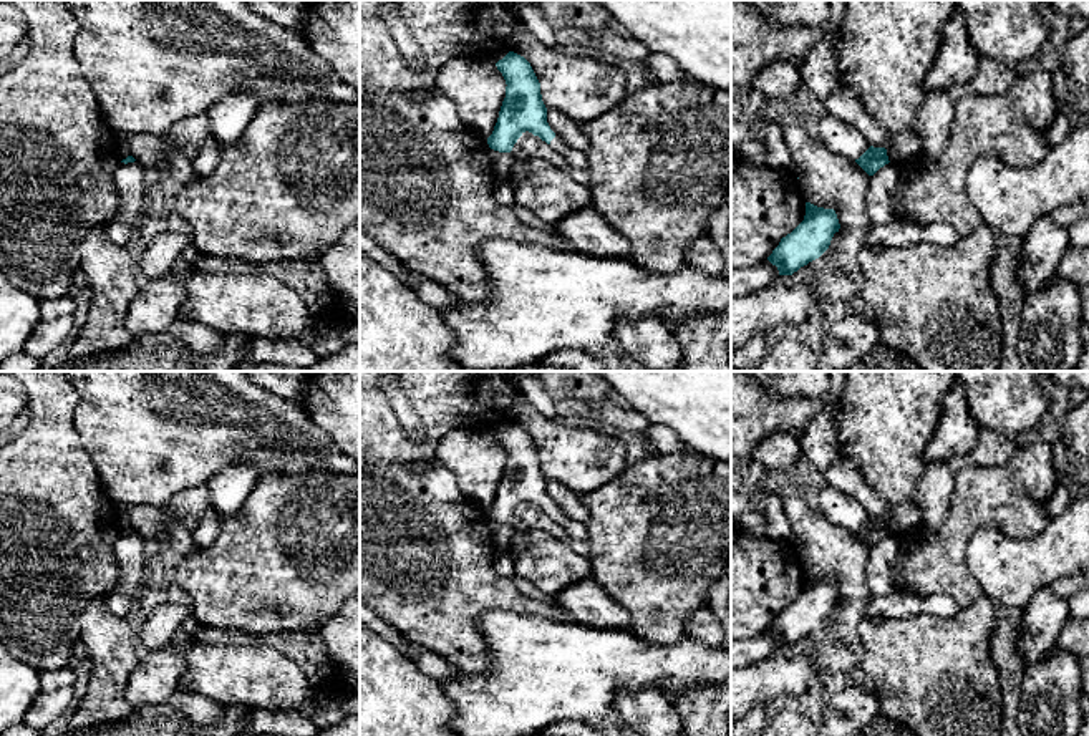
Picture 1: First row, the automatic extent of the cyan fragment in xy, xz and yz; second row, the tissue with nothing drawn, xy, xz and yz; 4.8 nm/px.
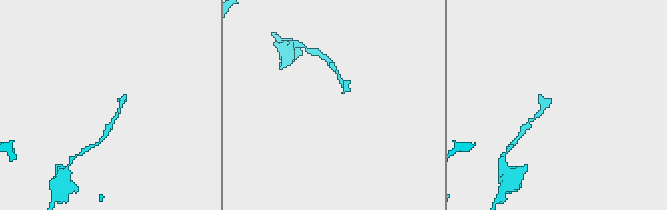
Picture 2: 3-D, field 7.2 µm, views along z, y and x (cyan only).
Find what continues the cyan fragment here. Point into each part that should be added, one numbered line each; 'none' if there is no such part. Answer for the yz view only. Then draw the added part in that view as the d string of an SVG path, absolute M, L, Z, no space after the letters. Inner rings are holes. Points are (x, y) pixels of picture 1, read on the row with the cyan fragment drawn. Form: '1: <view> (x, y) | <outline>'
none

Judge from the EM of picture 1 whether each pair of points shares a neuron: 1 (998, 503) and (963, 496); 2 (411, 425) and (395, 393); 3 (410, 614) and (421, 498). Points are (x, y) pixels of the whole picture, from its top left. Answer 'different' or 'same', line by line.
1: same
2: same
3: same

